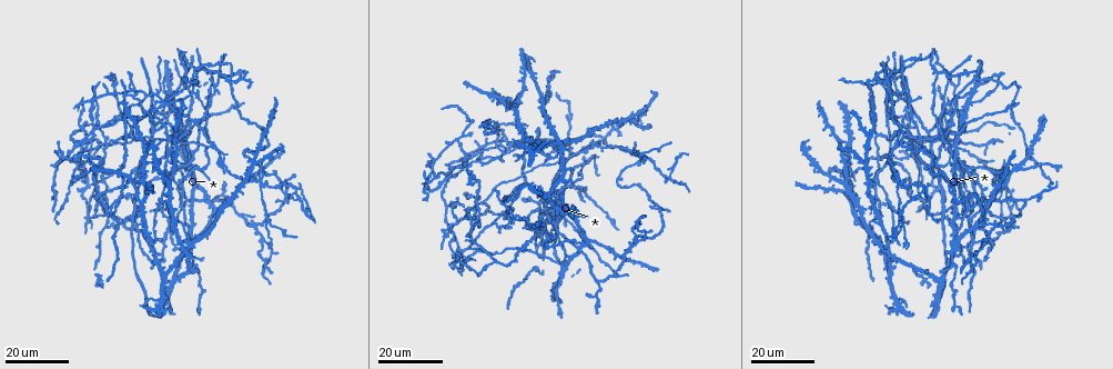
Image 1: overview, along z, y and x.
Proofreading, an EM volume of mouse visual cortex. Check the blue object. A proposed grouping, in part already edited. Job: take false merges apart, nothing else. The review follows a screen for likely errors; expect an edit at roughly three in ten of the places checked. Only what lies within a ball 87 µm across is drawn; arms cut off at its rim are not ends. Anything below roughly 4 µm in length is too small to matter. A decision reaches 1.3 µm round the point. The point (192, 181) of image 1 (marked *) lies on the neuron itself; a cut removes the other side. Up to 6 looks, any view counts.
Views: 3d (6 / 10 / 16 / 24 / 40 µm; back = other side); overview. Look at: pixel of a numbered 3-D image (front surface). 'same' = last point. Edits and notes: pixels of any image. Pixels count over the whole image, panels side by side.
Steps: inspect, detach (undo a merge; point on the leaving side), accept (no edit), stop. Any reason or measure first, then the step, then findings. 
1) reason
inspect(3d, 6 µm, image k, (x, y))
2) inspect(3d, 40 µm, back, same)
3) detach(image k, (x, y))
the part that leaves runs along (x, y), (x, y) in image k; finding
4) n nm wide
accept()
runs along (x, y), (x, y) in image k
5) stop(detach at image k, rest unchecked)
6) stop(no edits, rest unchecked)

inspect(3d, 24 µm, image 1, (101, 237))

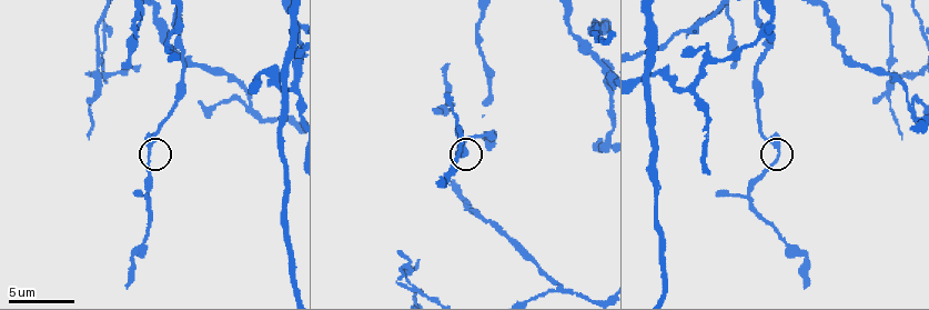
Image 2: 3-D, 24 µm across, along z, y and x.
zoom in
inspect(3d, 6 µm, image 2, (149, 148))

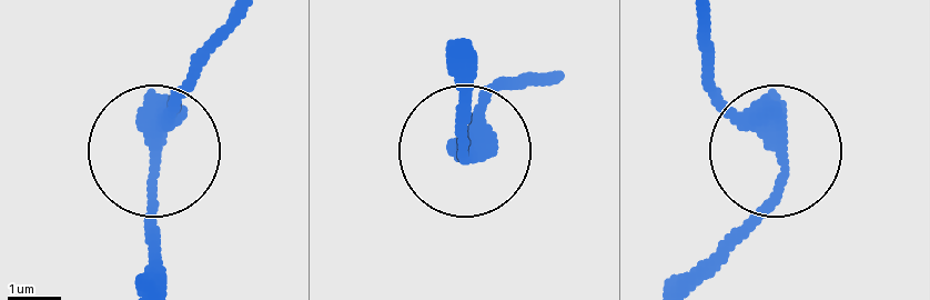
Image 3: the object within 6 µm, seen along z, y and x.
4 arms
accept()
one neuron here

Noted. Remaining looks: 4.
a fork
inspect(3d, 24 µm, image 1, (164, 104))

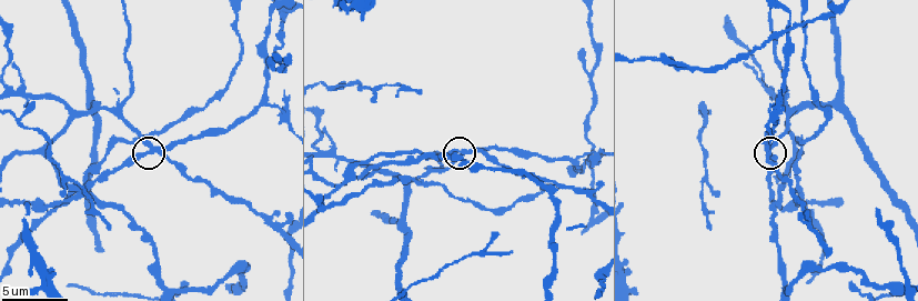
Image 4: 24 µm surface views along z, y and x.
inspect(3d, 6 µm, image 4, (147, 154))

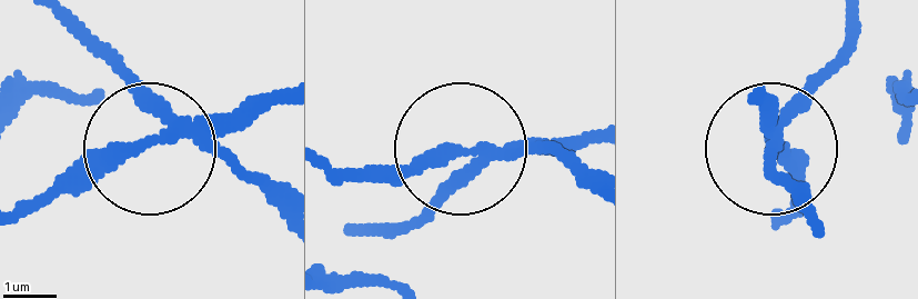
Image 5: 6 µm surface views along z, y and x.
3 arms
detach(image 5, (115, 156))
the part that leaves runs along (190, 132), (225, 132), (278, 107) in image 5; two neurons meet here

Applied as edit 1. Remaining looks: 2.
stop(detach at image 5, rest unchecked)

